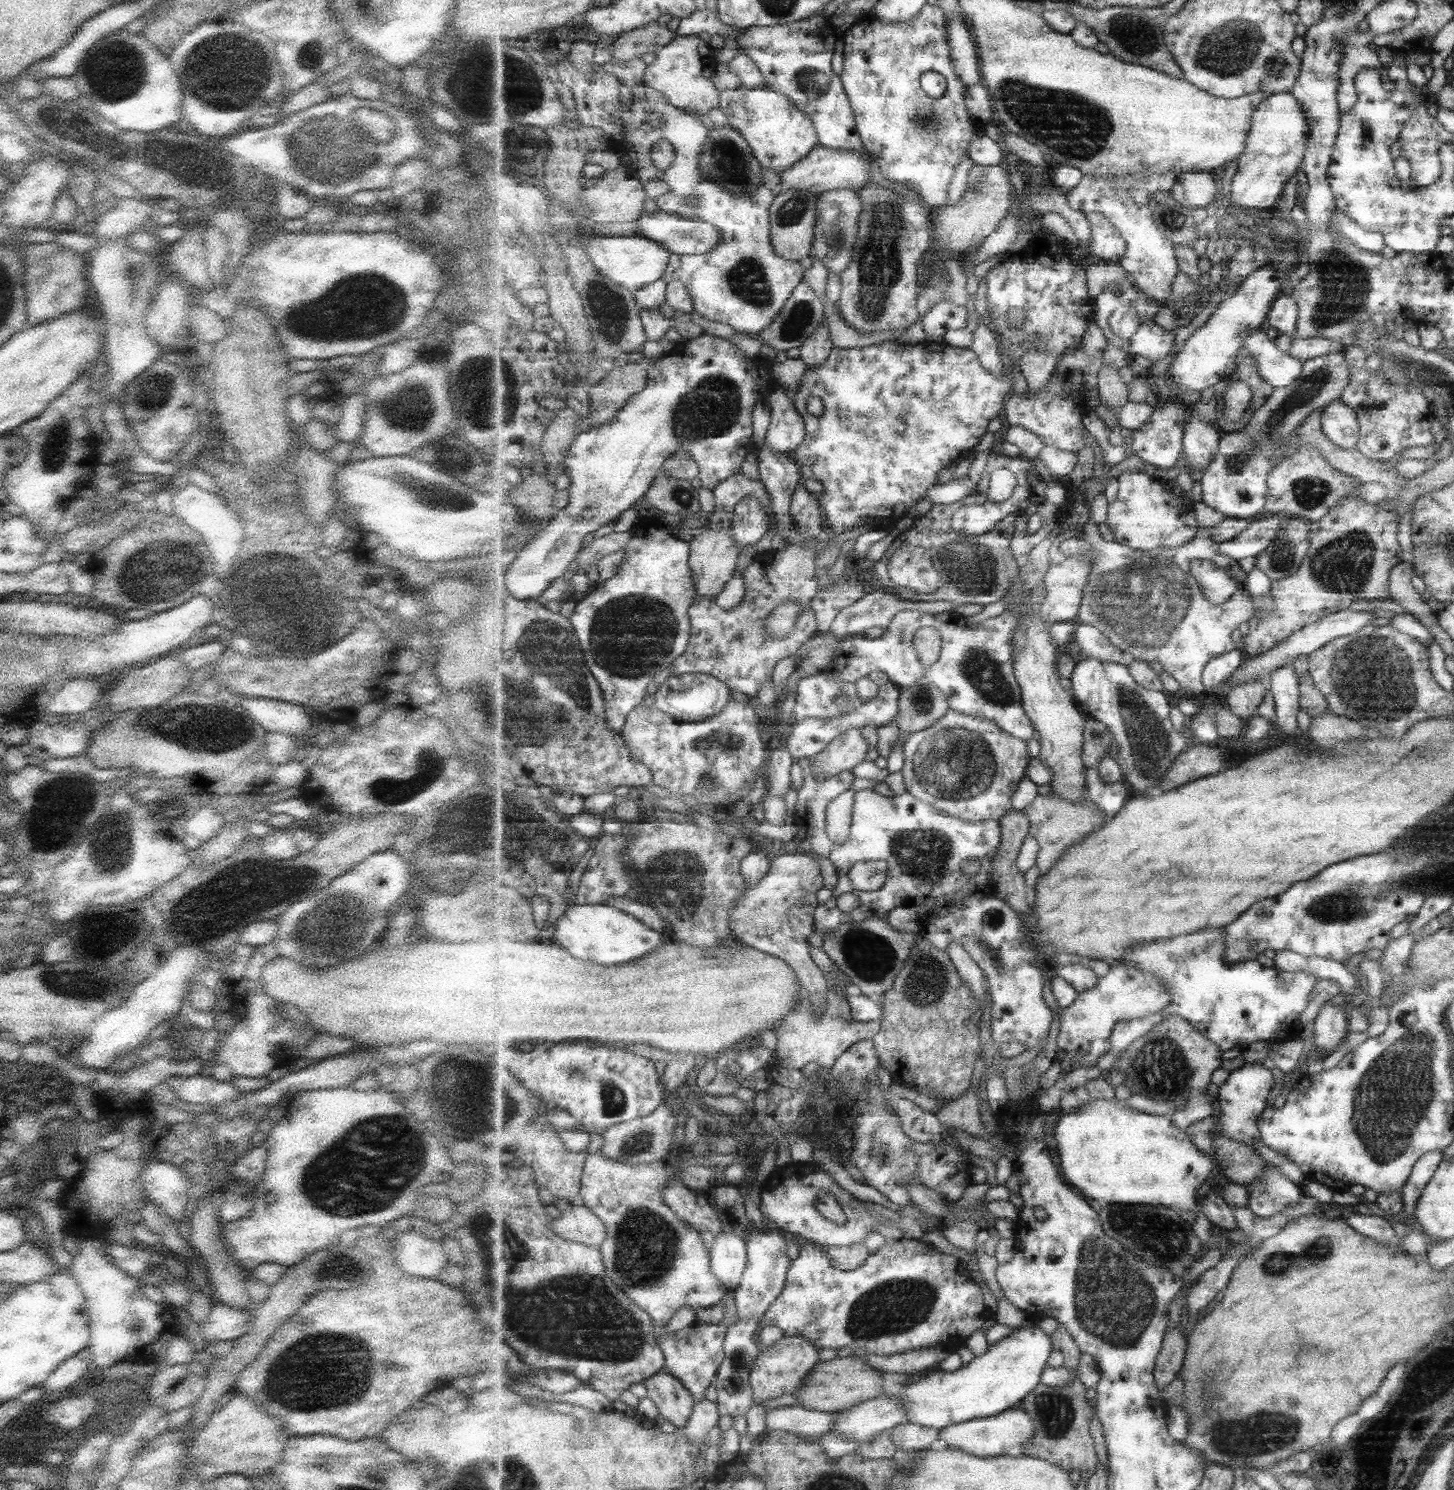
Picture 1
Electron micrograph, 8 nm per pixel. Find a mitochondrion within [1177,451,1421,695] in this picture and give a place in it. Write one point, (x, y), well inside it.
(1344, 565)

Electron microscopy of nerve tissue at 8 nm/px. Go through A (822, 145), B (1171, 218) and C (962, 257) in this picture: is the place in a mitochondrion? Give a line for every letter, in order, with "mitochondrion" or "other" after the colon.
A: other
B: mitochondrion
C: other

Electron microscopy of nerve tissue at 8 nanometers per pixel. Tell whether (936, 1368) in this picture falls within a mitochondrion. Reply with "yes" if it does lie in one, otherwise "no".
no

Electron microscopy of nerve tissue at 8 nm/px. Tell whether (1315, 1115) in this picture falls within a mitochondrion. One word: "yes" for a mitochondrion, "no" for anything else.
no

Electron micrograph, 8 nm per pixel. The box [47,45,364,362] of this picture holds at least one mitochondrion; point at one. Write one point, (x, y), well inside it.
(191, 161)

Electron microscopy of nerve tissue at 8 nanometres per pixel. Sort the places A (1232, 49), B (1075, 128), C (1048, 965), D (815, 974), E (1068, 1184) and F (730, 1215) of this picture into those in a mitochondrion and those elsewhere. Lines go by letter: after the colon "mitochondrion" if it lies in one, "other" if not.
A: mitochondrion
B: mitochondrion
C: other
D: other
E: other
F: mitochondrion

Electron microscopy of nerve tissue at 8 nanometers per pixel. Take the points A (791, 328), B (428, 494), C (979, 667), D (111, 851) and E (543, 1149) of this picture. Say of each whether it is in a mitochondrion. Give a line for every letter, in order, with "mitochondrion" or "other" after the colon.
A: mitochondrion
B: mitochondrion
C: mitochondrion
D: mitochondrion
E: other

